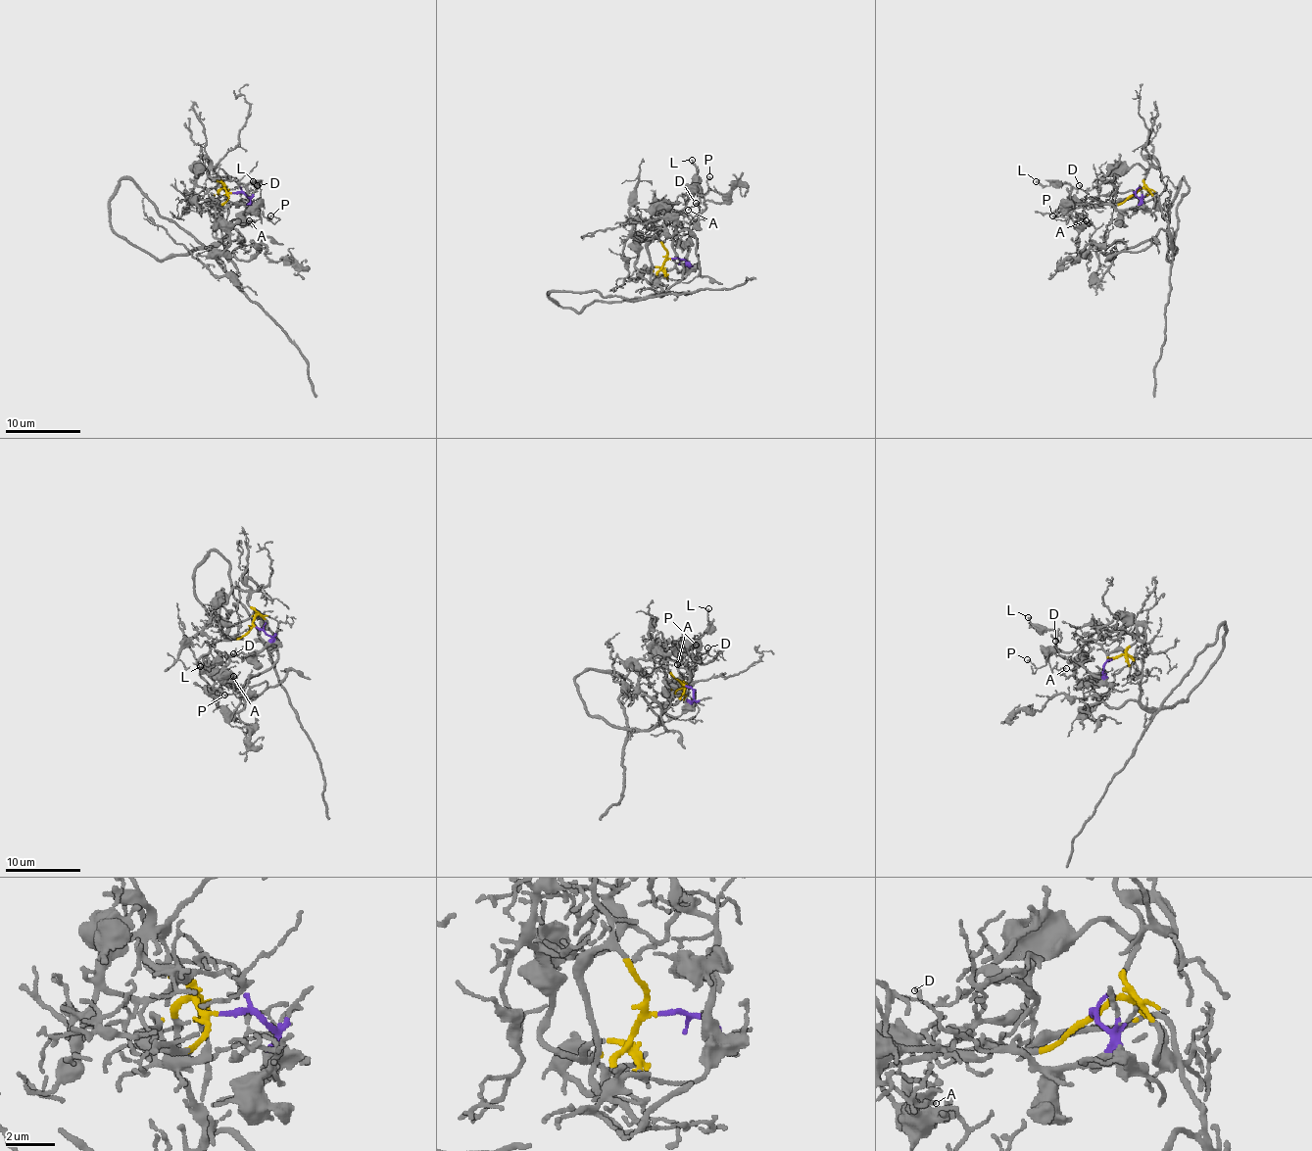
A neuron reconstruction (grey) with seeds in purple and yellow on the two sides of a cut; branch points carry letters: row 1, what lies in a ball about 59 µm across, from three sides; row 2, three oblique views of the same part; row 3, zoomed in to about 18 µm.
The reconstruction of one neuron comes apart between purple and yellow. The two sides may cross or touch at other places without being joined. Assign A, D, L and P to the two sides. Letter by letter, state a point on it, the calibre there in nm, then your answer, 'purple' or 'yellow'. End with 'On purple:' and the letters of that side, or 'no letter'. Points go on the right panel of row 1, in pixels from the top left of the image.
A: place (1086, 220); calibre 140 nm; purple
D: place (1079, 185); calibre 90 nm; purple
L: place (1036, 181); calibre 170 nm; purple
P: place (1052, 215); calibre 140 nm; purple
On purple: A, D, L, P

